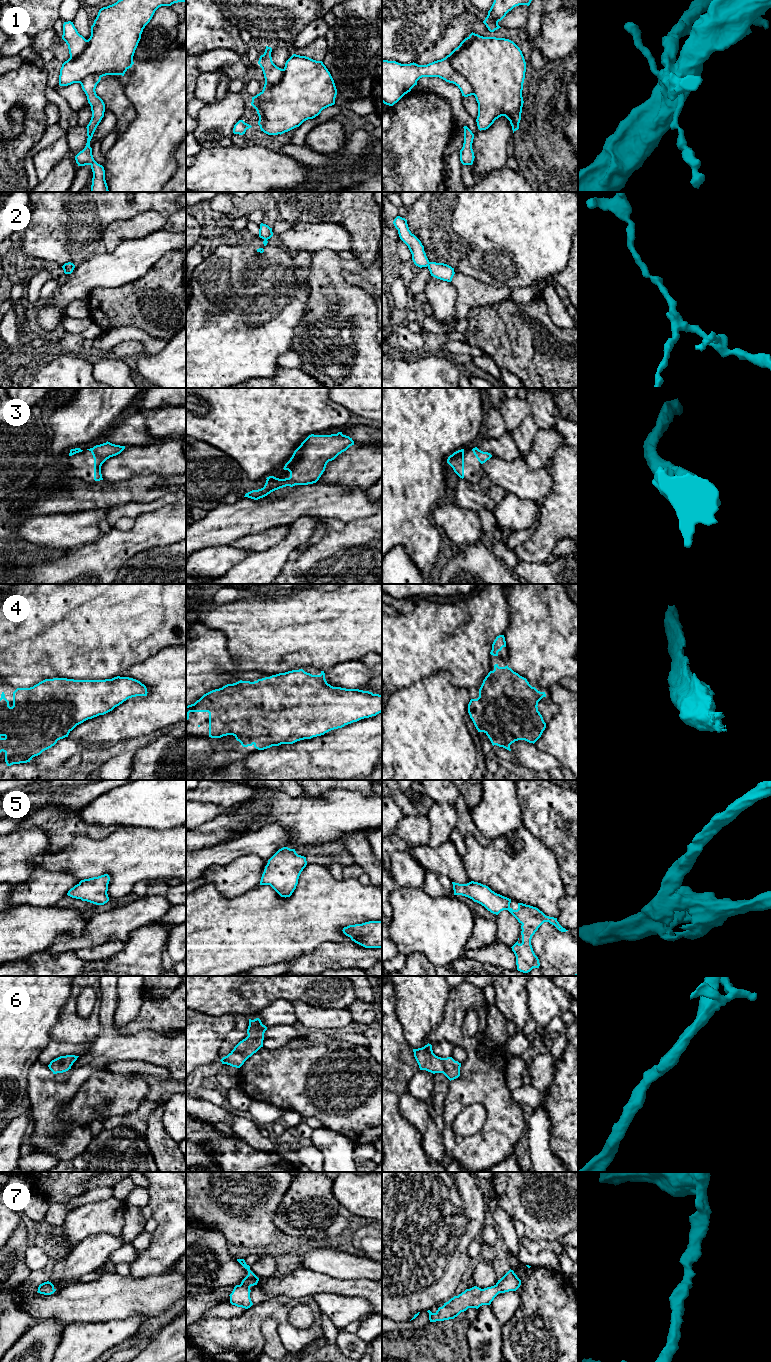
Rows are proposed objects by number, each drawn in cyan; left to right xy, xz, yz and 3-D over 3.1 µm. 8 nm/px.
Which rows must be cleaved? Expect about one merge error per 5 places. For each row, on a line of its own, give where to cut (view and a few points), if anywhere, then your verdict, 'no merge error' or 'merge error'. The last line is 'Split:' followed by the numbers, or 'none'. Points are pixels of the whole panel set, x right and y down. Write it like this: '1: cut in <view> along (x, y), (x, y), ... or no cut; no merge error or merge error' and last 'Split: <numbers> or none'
1: cut in yz along (467, 37), (451, 65), (473, 94); merge error
2: no cut; no merge error
3: no cut; no merge error
4: no cut; no merge error
5: no cut; no merge error
6: no cut; no merge error
7: no cut; no merge error
Split: 1

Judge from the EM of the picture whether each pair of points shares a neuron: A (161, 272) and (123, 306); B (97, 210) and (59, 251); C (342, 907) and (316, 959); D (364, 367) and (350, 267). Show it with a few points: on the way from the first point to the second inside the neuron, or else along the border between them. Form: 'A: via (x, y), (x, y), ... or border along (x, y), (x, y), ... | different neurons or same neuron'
A: via (152, 281), (132, 301) | same neuron
B: via (87, 220), (66, 241) | same neuron
C: border along (347, 939), (323, 942), (313, 951), (303, 954) | different neurons
D: border along (341, 263), (342, 276), (371, 296) | different neurons

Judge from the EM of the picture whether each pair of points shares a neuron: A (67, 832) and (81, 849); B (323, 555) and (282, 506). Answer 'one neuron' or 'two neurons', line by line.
A: two neurons
B: two neurons

